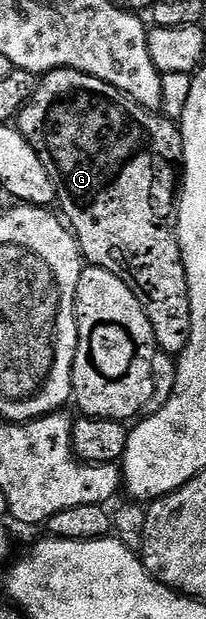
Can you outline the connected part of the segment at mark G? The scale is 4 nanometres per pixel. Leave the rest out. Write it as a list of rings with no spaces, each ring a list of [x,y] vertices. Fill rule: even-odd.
[[[54,69],[46,75],[39,76],[36,92],[32,94],[25,107],[20,110],[18,129],[22,133],[22,137],[26,137],[29,145],[39,153],[42,165],[46,165],[46,173],[56,190],[59,214],[63,216],[72,234],[76,236],[76,244],[80,246],[81,256],[91,266],[110,269],[110,273],[114,273],[114,277],[118,277],[127,285],[130,293],[134,293],[134,297],[138,297],[138,301],[154,329],[157,348],[176,357],[186,349],[186,345],[190,341],[190,293],[186,281],[186,269],[180,252],[180,242],[176,236],[178,188],[182,183],[184,146],[179,126],[173,120],[171,123],[166,116],[156,116],[156,114],[155,110],[138,105],[129,95],[124,95],[118,89],[114,89],[114,85],[110,85],[98,77],[90,77],[86,73],[74,69]]]

